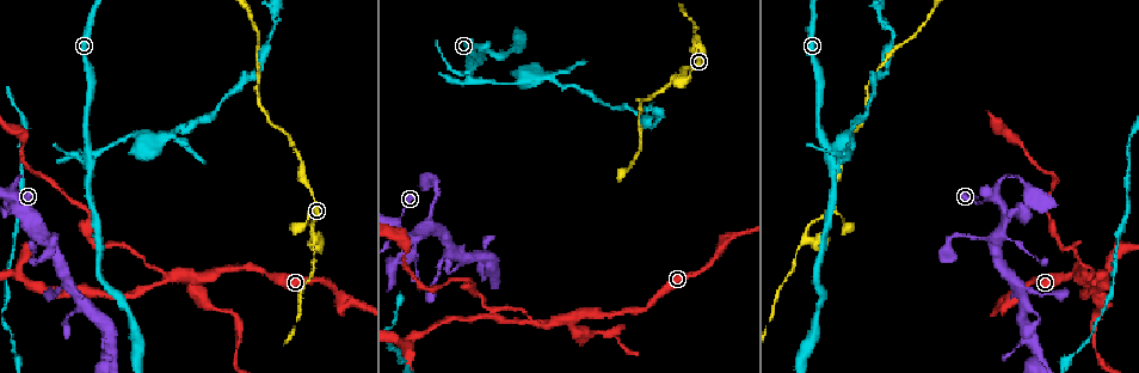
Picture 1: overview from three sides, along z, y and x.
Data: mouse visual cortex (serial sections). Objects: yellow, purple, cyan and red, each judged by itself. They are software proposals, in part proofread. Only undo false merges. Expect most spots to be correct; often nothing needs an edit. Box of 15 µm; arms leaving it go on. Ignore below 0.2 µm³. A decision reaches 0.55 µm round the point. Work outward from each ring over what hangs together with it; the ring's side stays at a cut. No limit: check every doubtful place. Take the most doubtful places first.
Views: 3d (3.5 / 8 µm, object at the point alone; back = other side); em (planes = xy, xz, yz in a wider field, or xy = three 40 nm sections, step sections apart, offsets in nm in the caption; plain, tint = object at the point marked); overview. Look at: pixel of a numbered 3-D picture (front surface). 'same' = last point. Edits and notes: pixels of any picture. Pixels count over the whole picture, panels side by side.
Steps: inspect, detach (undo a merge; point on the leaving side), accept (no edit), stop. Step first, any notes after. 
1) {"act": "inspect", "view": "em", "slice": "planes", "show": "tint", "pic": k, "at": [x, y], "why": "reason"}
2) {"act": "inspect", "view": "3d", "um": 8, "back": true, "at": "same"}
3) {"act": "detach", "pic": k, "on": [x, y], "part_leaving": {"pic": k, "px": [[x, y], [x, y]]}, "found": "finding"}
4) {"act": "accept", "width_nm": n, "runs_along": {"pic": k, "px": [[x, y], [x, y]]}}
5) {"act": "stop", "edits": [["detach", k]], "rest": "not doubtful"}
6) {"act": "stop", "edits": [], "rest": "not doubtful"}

{"act": "inspect", "view": "3d", "um": 8, "pic": 1, "at": [834, 161], "why": "side arm on a straight run"}

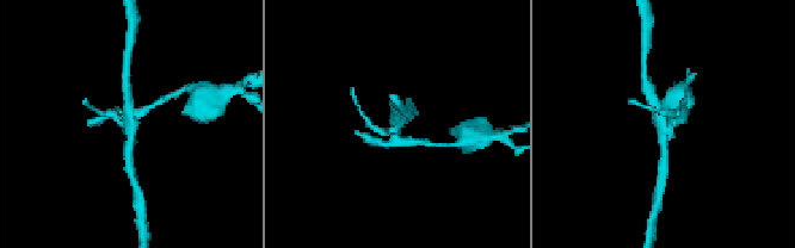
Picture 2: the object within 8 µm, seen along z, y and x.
{"act": "inspect", "view": "3d", "um": 3.5, "pic": 2, "at": [129, 122]}

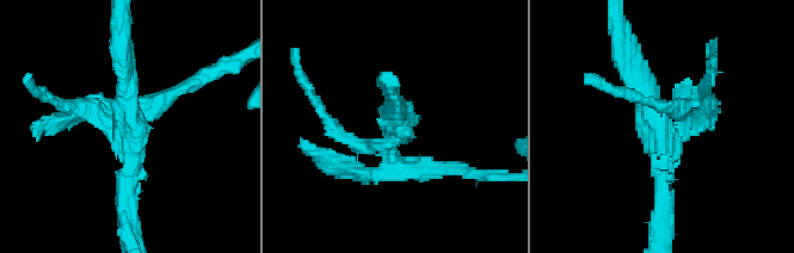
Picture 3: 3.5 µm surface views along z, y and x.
{"act": "detach", "pic": 3, "on": [709, 121], "found": "a second cell is stuck on"}

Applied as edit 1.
{"act": "inspect", "view": "overview"}

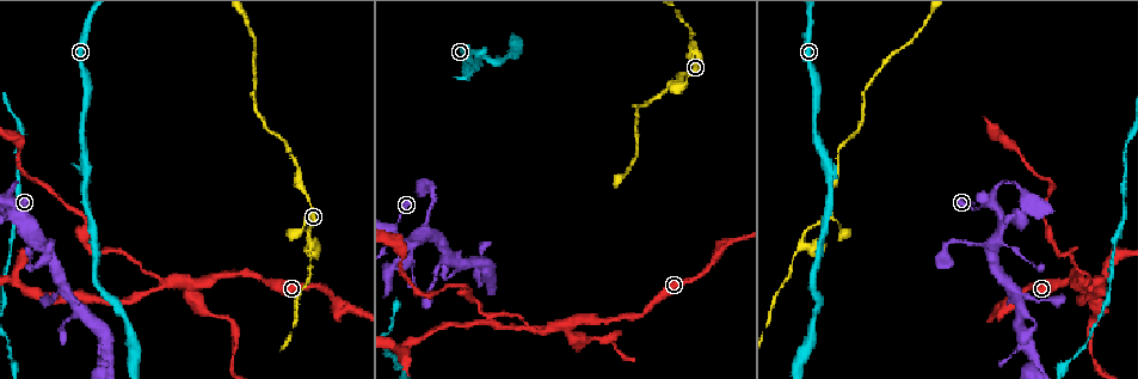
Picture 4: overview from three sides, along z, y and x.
{"act": "inspect", "view": "3d", "um": 8, "pic": 4, "at": [308, 235], "why": "calibre changes"}

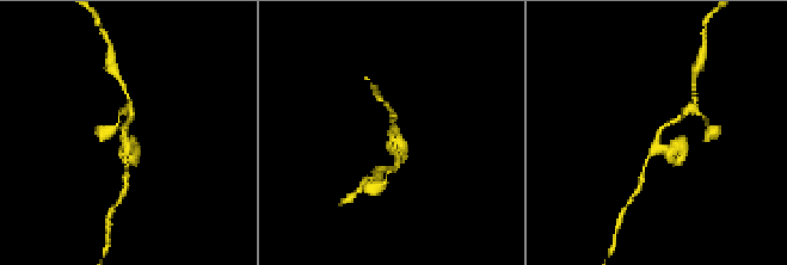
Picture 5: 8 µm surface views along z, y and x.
{"act": "inspect", "view": "3d", "um": 3.5, "pic": 5, "at": [122, 131]}

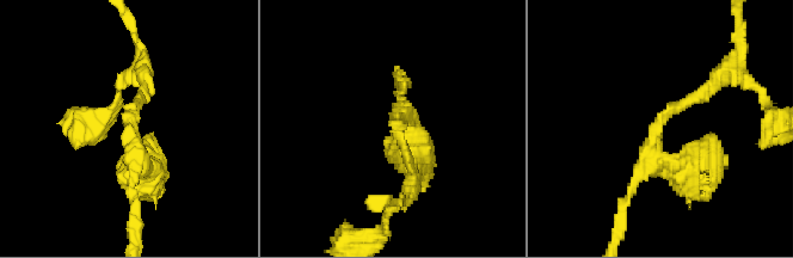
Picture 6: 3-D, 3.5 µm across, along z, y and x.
{"act": "inspect", "view": "em", "slice": "xy", "step": 2, "show": "tint", "pic": 6, "at": [396, 123], "why": "shape alone is not enough"}

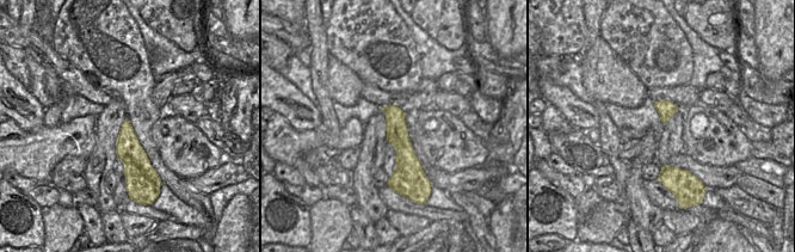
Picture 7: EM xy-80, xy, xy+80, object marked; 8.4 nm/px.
{"act": "accept", "found": "all the same cell"}

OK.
{"act": "inspect", "view": "3d", "um": 8, "pic": 4, "at": [1084, 284], "why": "side arm on a straight run"}

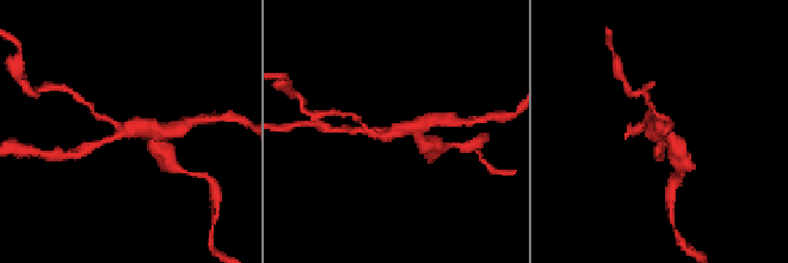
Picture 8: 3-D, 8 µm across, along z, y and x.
{"act": "inspect", "view": "3d", "um": 3.5, "pic": 8, "at": [667, 130]}

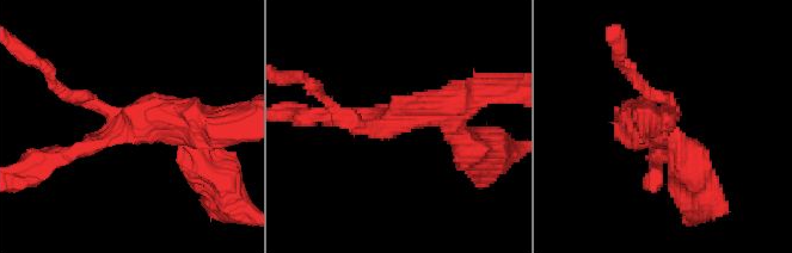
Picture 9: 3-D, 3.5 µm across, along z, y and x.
{"act": "inspect", "view": "em", "slice": "xy", "step": 3, "show": "tint", "pic": 9, "at": [390, 120], "arms": 3, "arm_widths_nm": [200, 200, 400]}

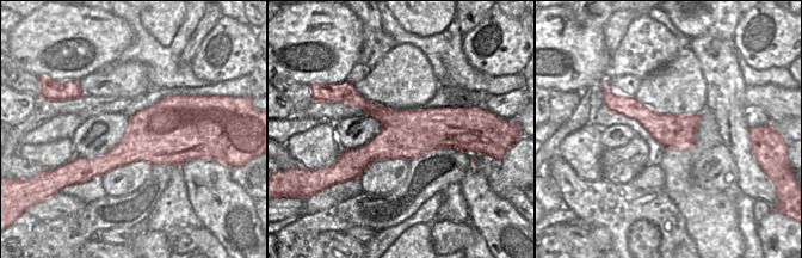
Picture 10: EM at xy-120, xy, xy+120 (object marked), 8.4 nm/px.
{"act": "accept", "runs_along": {"pic": 9, "px": [[198, 121], [136, 121], [51, 158]]}, "found": "continuous, no second cell"}

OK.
{"act": "inspect", "view": "3d", "um": 8, "back": true, "pic": 4, "at": [1096, 318], "why": "abrupt turn"}

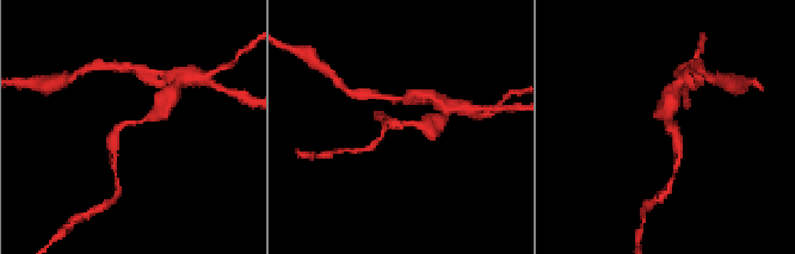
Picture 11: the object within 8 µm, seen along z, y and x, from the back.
{"act": "inspect", "view": "em", "slice": "planes", "show": "tint", "pic": 11, "at": [121, 122], "arm_widths_nm": [200, 300], "why": "now the EM"}

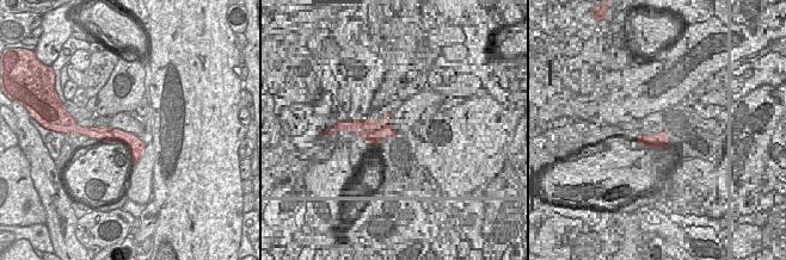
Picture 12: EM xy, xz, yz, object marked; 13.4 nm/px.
{"act": "accept", "found": "all the same cell"}

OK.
{"act": "stop", "edits": [["detach", 3]], "rest": "not doubtful"}

